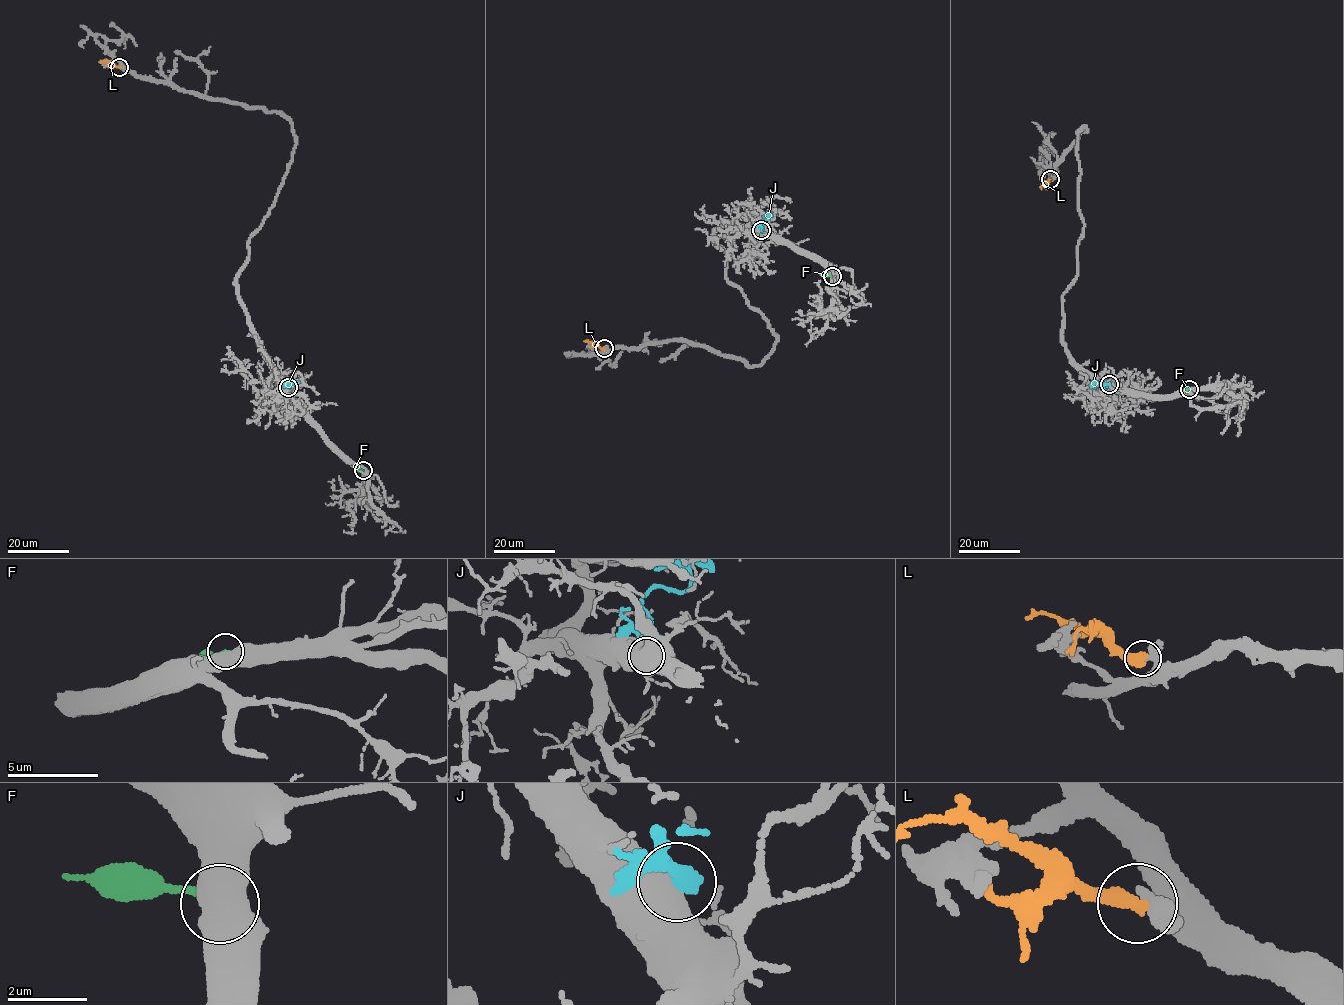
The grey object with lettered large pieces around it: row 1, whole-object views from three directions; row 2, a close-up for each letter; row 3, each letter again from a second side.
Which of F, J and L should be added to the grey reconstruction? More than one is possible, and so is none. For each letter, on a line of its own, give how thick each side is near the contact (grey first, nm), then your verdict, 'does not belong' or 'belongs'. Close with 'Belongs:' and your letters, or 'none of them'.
F: 800 nm thick on the grey side, 160 nm on the other; does not belong
J: 800 nm thick on the grey side, 500 nm on the other; does not belong
L: 320 nm thick on the grey side, 400 nm on the other; does not belong
Belongs: none of them

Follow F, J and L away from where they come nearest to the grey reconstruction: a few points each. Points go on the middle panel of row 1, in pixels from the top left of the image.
F: (832, 276), (820, 274)
J: (760, 230), (760, 220), (768, 217), (762, 216)
L: (604, 348), (584, 341)

